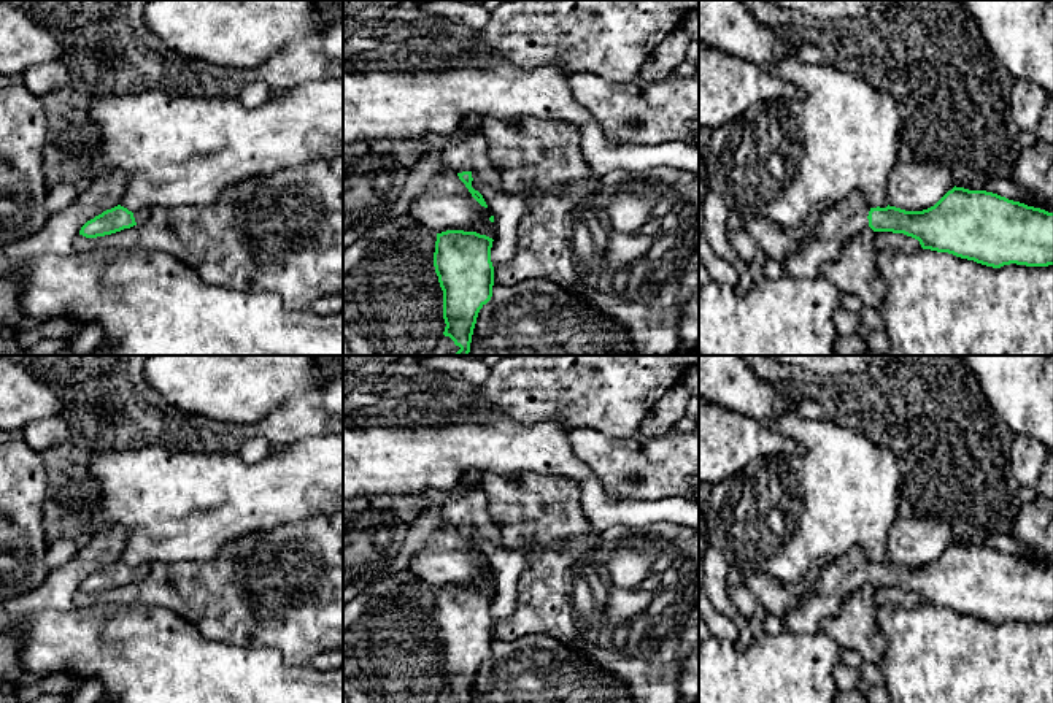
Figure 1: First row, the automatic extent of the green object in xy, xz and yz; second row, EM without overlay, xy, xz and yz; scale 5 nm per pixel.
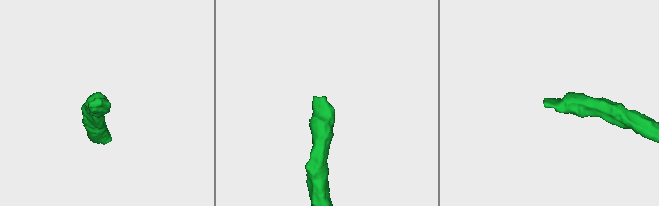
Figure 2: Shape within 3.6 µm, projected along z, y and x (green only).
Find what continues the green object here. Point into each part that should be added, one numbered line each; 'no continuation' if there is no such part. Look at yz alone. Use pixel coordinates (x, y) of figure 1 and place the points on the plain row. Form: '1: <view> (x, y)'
1: yz (837, 580)

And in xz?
1: xz (469, 508)

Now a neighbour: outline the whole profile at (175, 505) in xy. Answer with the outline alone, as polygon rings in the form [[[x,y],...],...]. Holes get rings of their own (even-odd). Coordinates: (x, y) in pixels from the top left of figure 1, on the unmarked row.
[[[327,433],[281,446],[280,452],[267,454],[257,463],[243,462],[238,452],[178,451],[160,446],[92,452],[89,476],[98,486],[100,503],[105,506],[105,524],[100,528],[118,524],[127,532],[119,560],[135,568],[154,562],[208,562],[224,544],[248,533],[268,532],[281,524],[343,511],[343,433]]]

